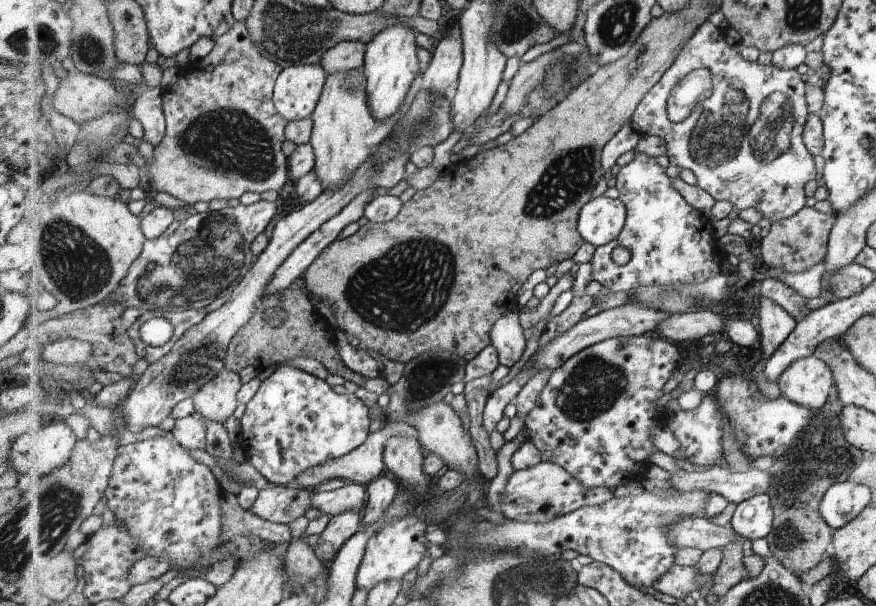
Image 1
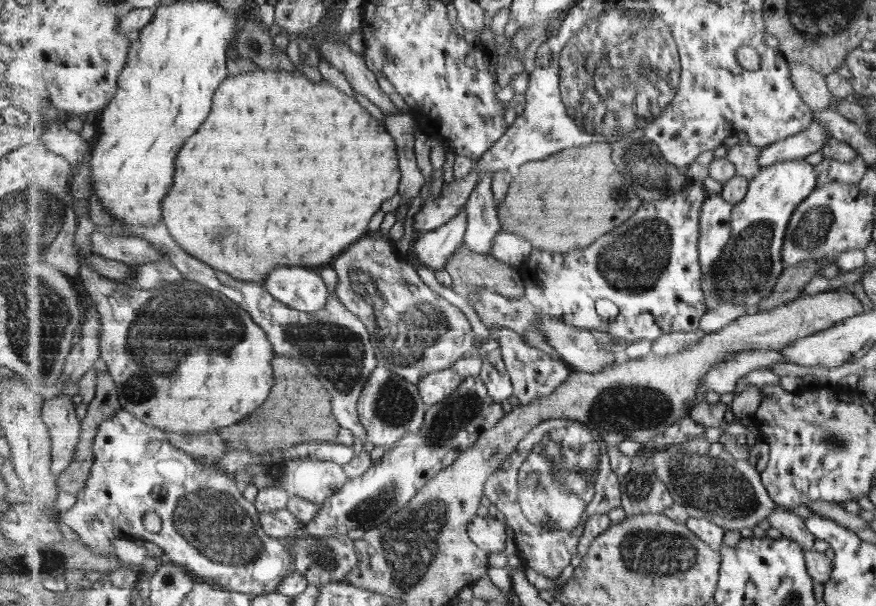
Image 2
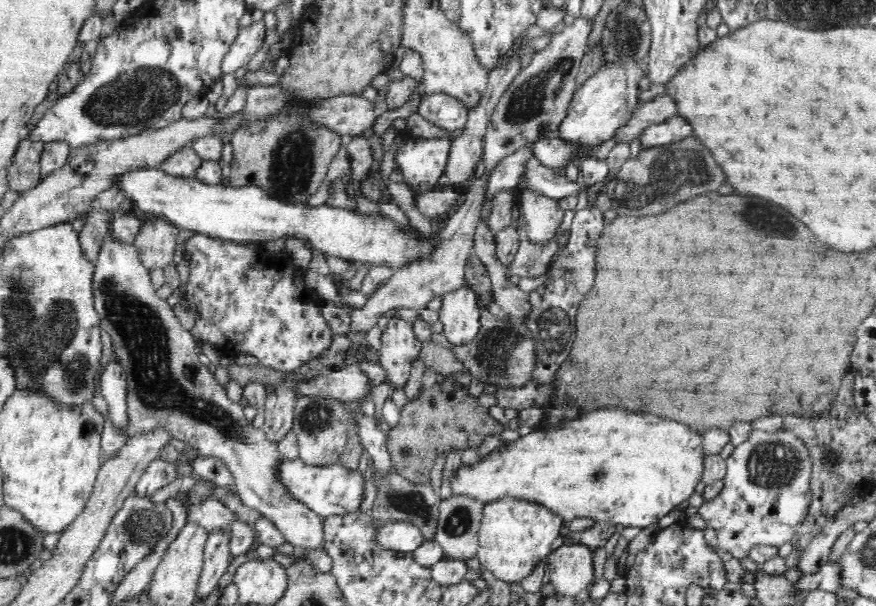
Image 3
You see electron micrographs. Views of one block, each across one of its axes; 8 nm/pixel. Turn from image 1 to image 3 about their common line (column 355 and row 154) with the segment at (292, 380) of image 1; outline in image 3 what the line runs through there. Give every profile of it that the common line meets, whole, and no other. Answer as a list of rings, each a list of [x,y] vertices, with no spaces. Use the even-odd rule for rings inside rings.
[[[409,133],[402,135],[402,144],[396,150],[396,164],[402,169],[404,185],[407,184],[412,194],[424,194],[438,188],[438,178],[445,174],[450,156],[450,148],[454,141],[450,136],[444,136],[440,140],[422,140]]]

